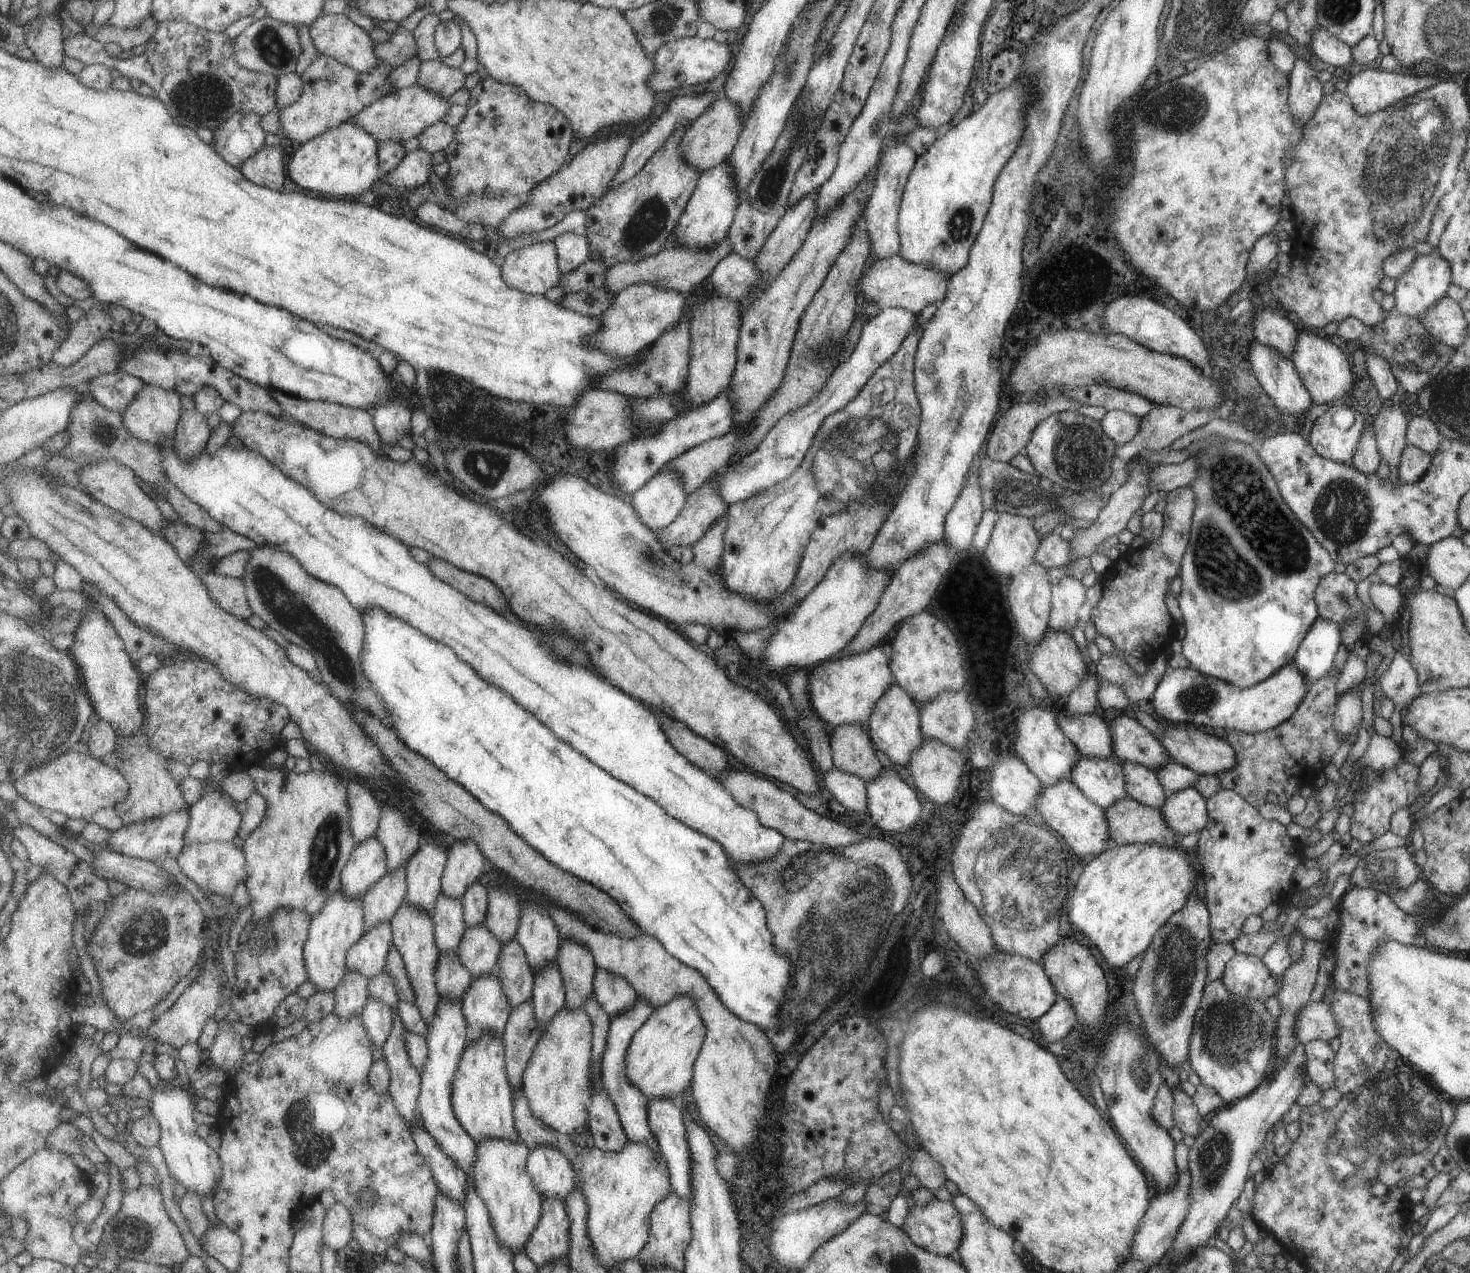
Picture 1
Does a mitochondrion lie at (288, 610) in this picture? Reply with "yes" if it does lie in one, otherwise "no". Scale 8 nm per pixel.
yes

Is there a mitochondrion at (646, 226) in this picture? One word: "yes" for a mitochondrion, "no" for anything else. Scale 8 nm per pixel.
yes

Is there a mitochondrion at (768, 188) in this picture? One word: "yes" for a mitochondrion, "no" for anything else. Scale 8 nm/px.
yes

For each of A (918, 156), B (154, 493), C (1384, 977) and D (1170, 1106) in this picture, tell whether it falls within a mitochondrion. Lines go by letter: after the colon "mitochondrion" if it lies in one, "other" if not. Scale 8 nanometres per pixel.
A: other
B: other
C: other
D: other

